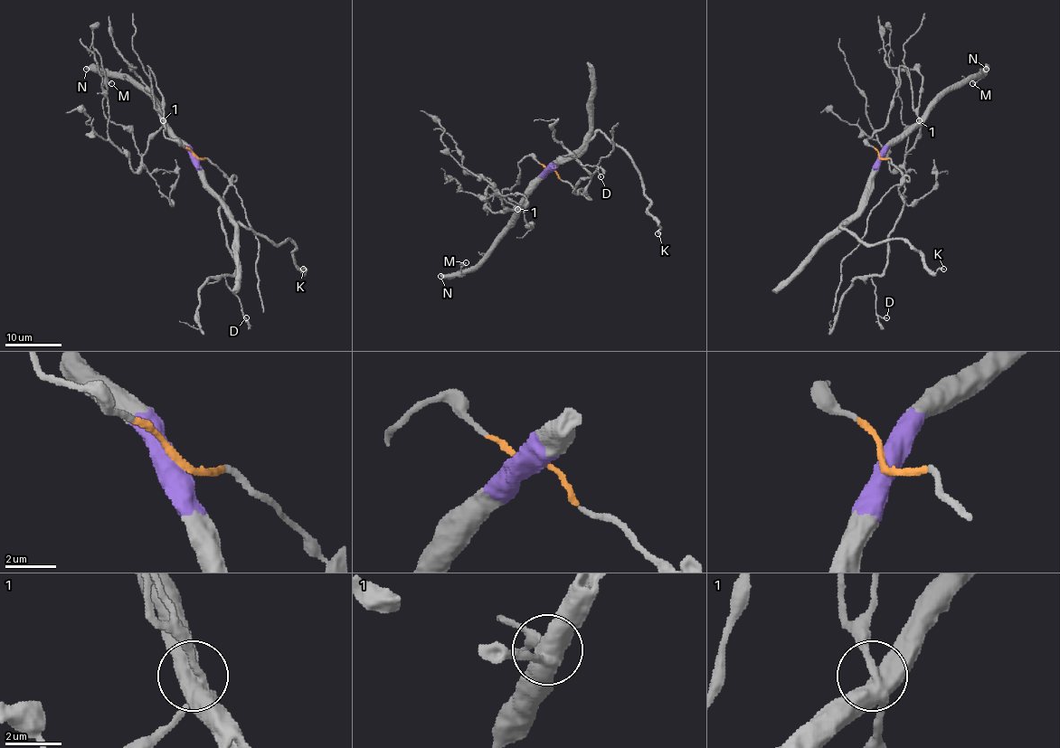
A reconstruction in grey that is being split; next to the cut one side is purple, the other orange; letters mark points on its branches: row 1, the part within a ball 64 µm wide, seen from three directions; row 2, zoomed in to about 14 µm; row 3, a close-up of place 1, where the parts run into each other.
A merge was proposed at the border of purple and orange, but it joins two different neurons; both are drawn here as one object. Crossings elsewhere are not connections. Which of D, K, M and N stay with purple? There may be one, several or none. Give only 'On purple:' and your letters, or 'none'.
On purple: K, M, N

